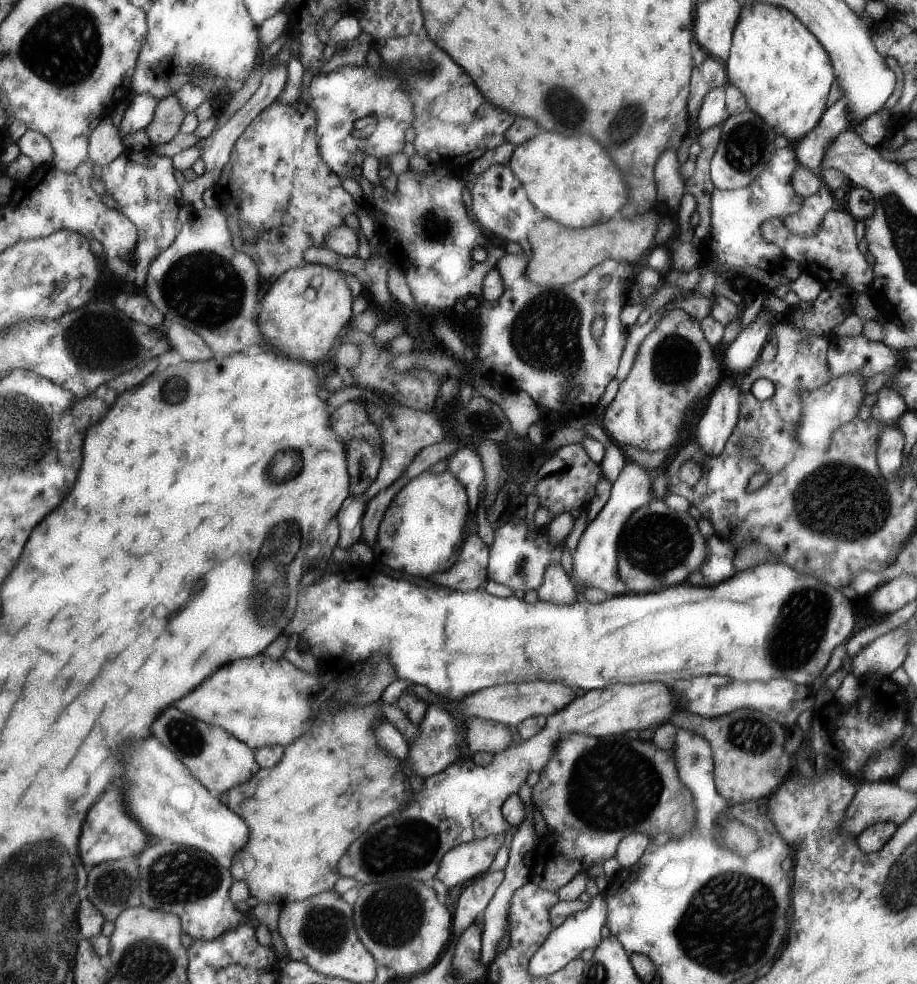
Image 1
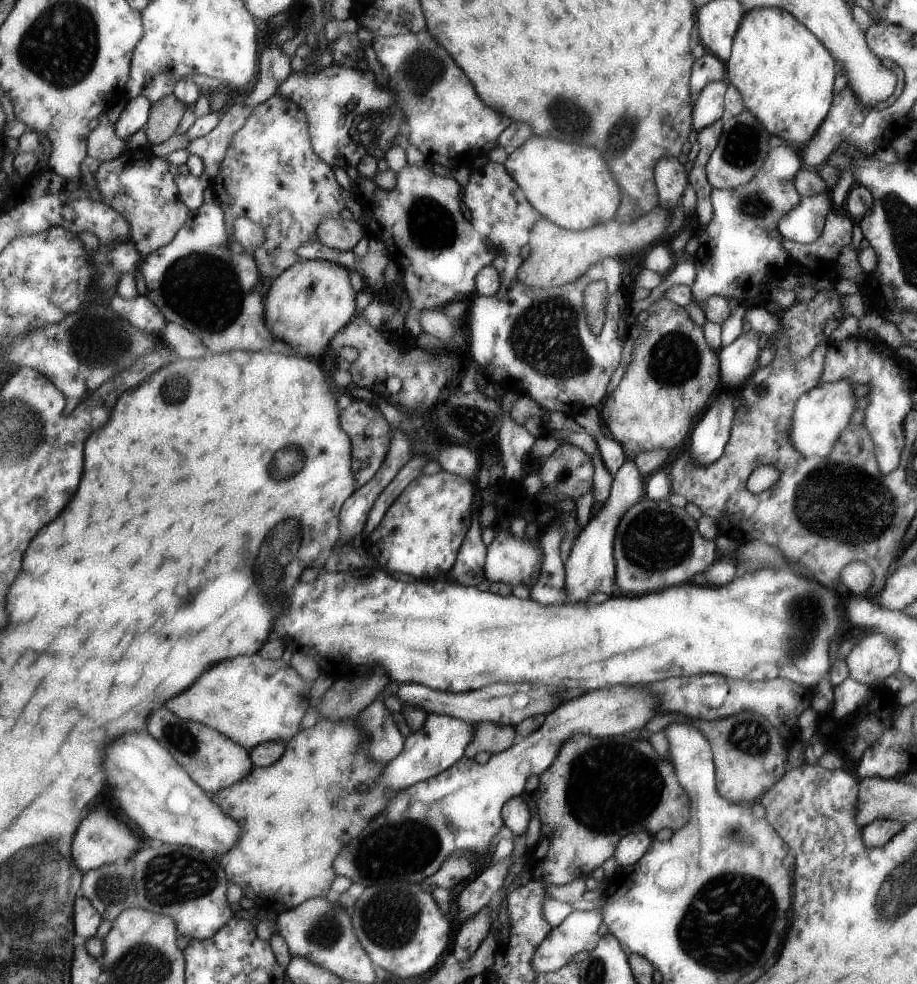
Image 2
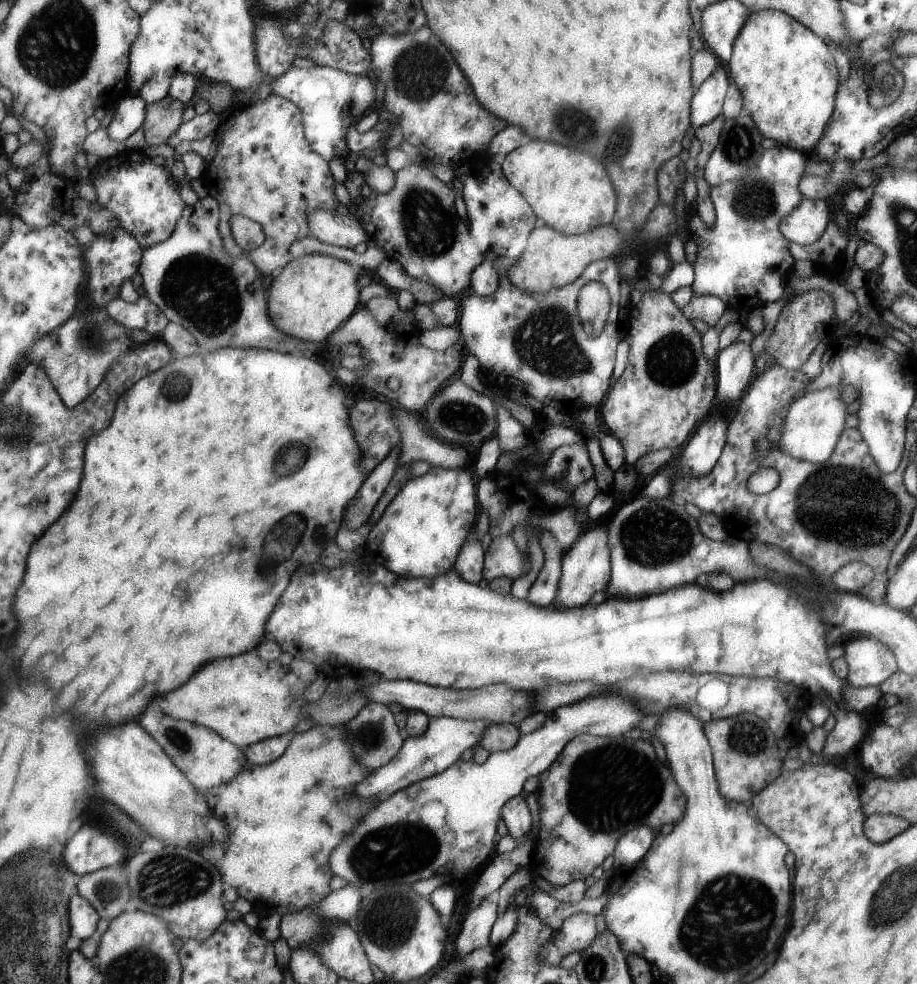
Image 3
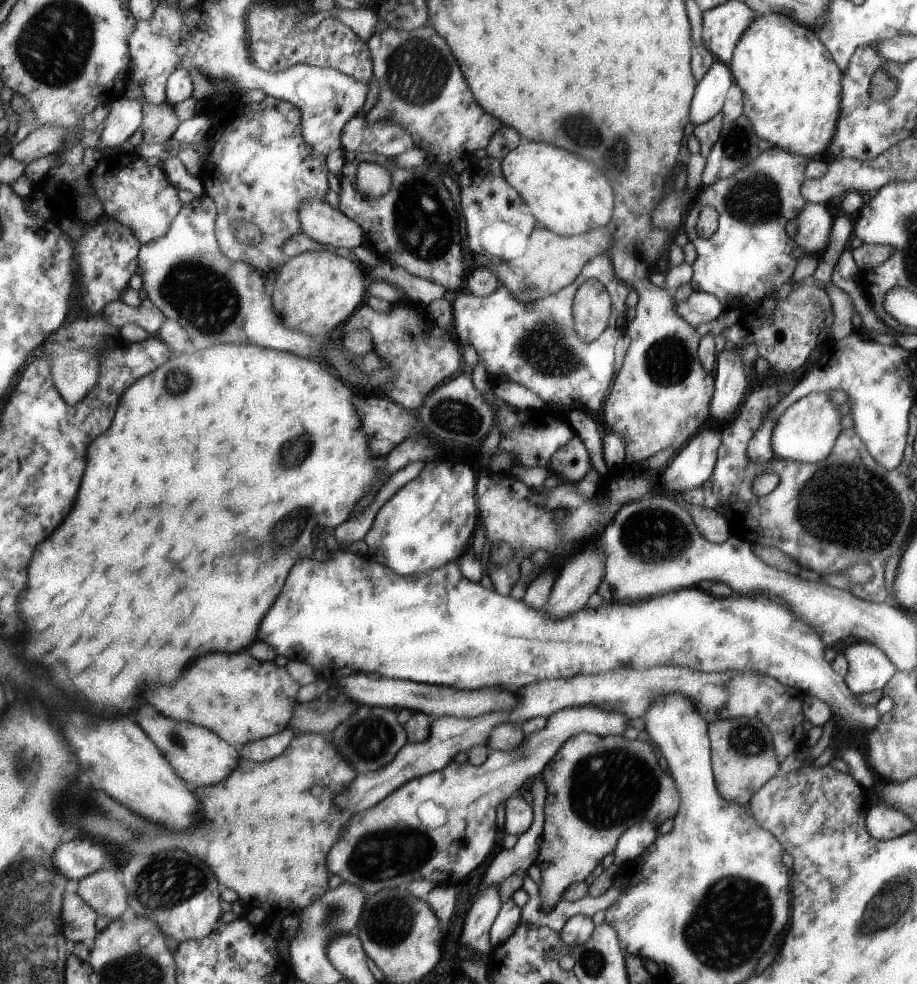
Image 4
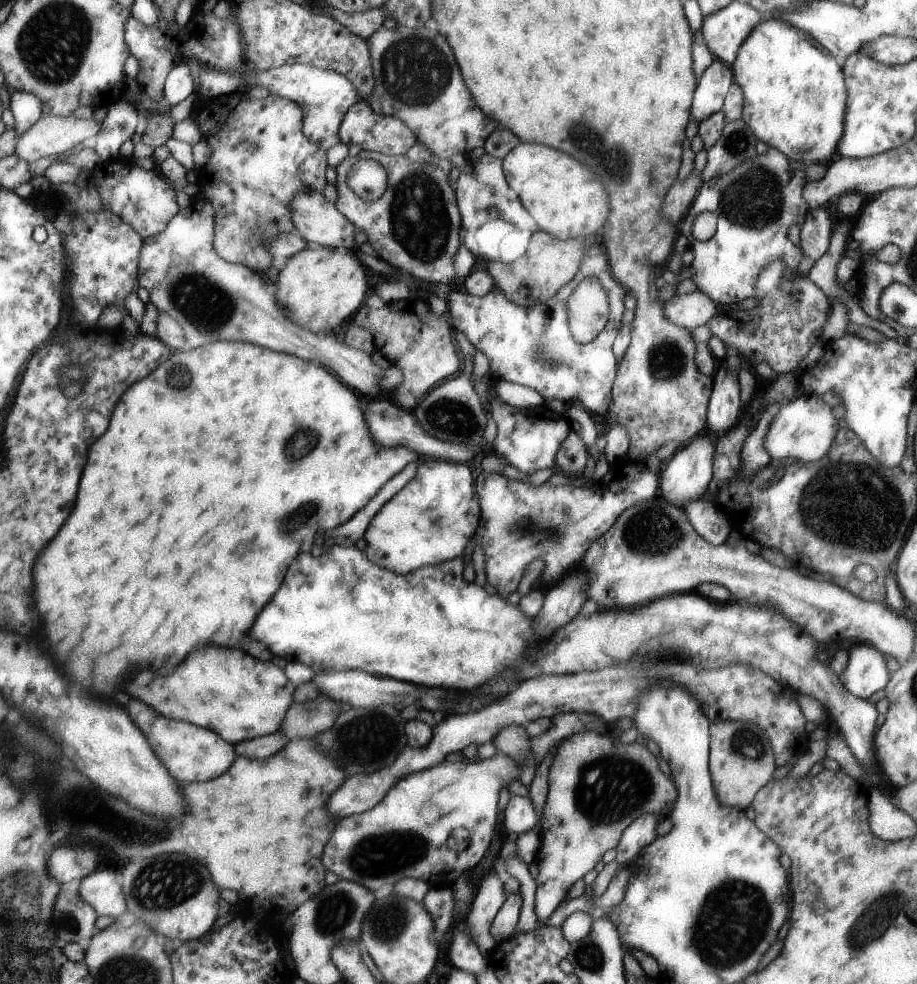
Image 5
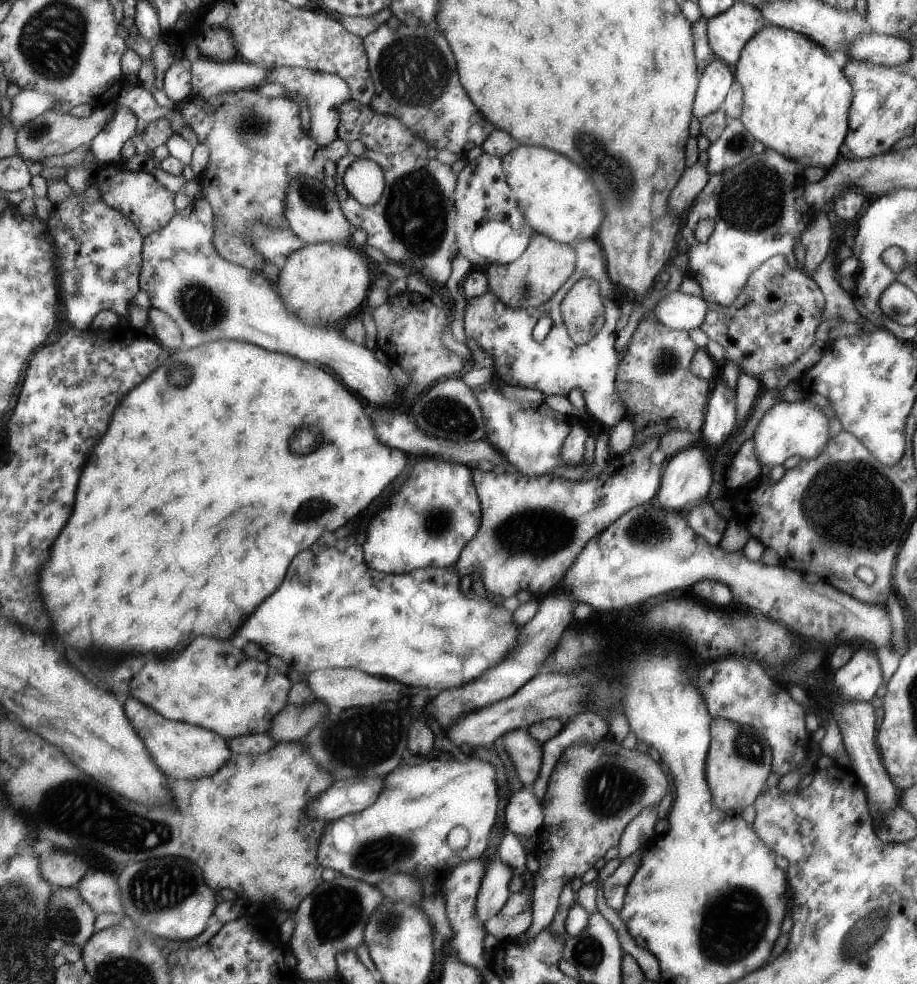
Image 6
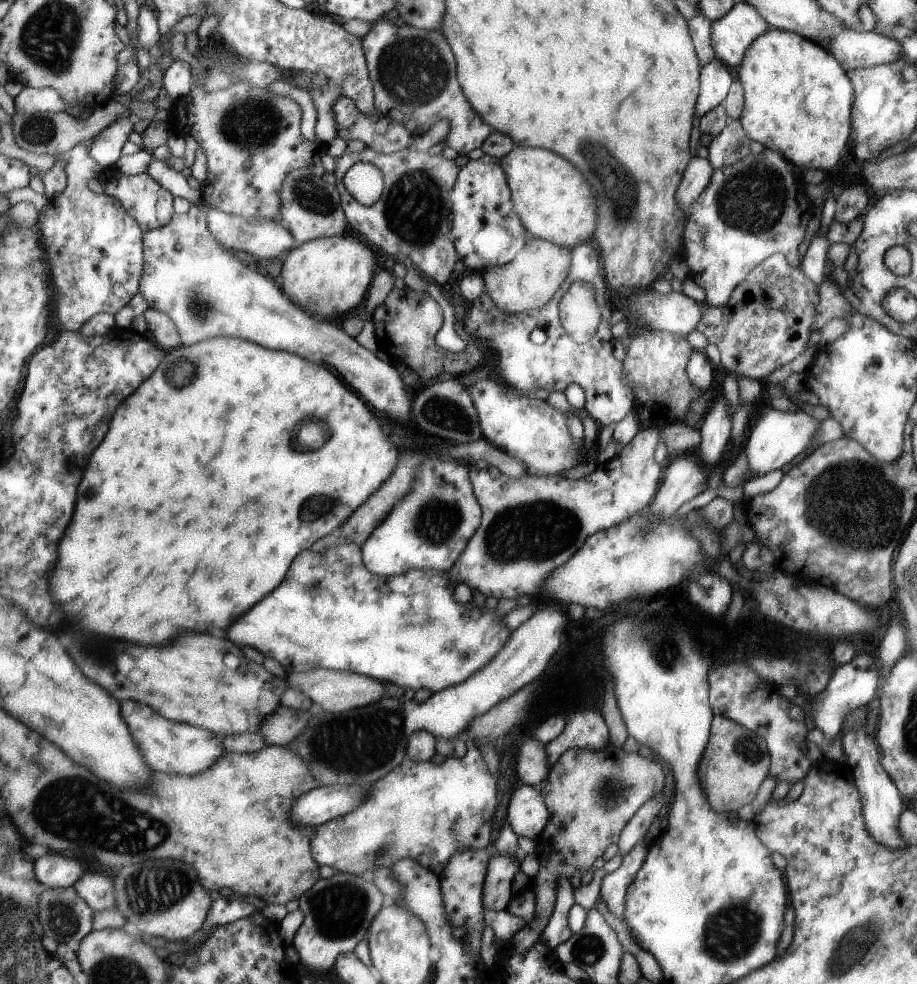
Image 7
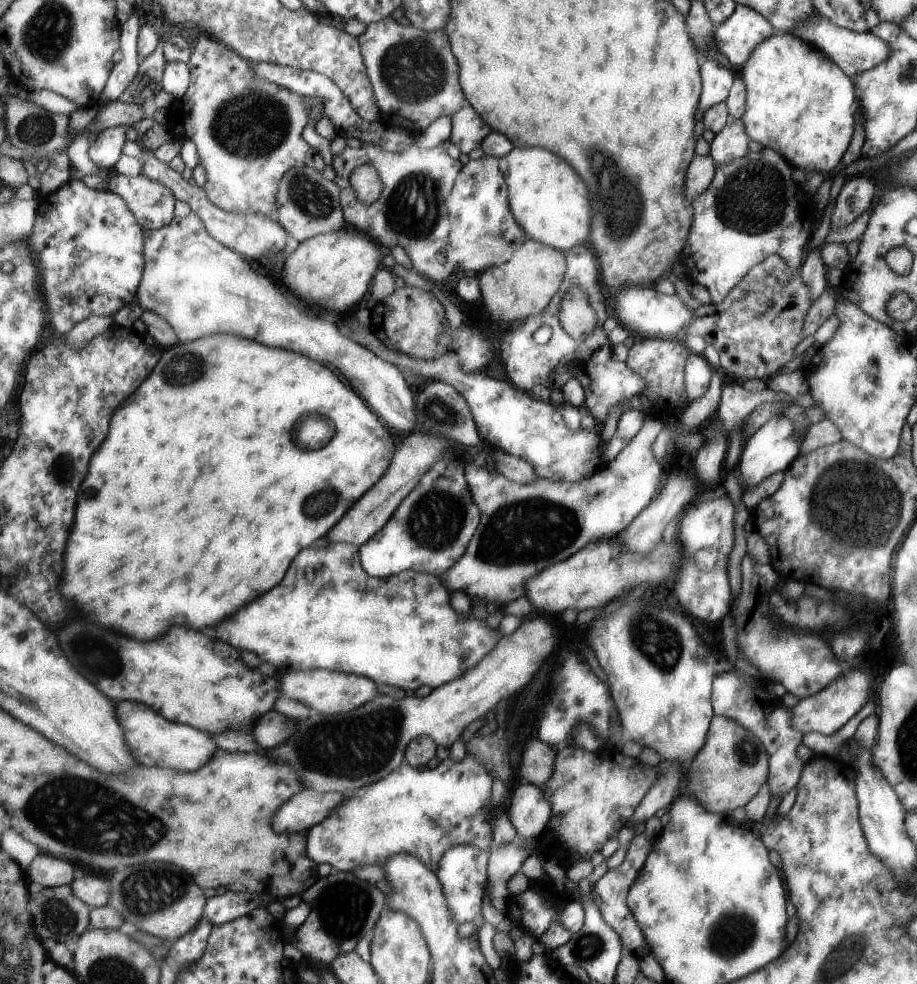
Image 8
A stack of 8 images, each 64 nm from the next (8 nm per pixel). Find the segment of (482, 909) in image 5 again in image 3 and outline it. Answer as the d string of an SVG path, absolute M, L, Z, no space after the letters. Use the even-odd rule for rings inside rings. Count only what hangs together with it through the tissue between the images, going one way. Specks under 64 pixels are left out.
M491 897L482 900L479 906L468 912L468 918L462 924L462 931L456 940L459 958L490 944L489 937L498 919L497 908L496 898Z

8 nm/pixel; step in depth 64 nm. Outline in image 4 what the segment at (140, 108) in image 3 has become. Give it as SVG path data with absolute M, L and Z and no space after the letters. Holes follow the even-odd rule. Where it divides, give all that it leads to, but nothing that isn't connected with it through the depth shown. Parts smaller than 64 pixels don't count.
M125 97L112 105L103 131L102 150L109 156L120 152L144 122L144 101Z

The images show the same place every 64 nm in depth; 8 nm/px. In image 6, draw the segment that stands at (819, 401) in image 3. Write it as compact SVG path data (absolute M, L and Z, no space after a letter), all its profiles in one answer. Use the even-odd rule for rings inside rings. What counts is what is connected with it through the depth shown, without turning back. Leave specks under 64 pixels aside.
M807 397L800 402L780 401L766 412L752 435L758 464L760 463L762 470L767 472L771 468L781 467L793 456L801 456L802 459L816 458L824 448L828 447L829 423L828 416Z

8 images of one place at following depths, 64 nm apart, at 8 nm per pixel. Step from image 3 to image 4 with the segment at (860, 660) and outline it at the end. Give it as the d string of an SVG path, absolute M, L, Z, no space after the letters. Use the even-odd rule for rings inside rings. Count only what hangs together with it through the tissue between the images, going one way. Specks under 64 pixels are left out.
M858 641L846 648L849 661L845 681L856 695L881 689L897 674L897 665L874 643Z

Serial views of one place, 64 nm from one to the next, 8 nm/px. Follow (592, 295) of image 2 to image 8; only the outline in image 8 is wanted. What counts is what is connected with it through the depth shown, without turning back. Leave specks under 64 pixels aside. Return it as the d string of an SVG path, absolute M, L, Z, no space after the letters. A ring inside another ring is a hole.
M572 286L564 296L559 312L559 320L563 330L574 340L582 342L594 331L596 312L588 304L588 296Z

